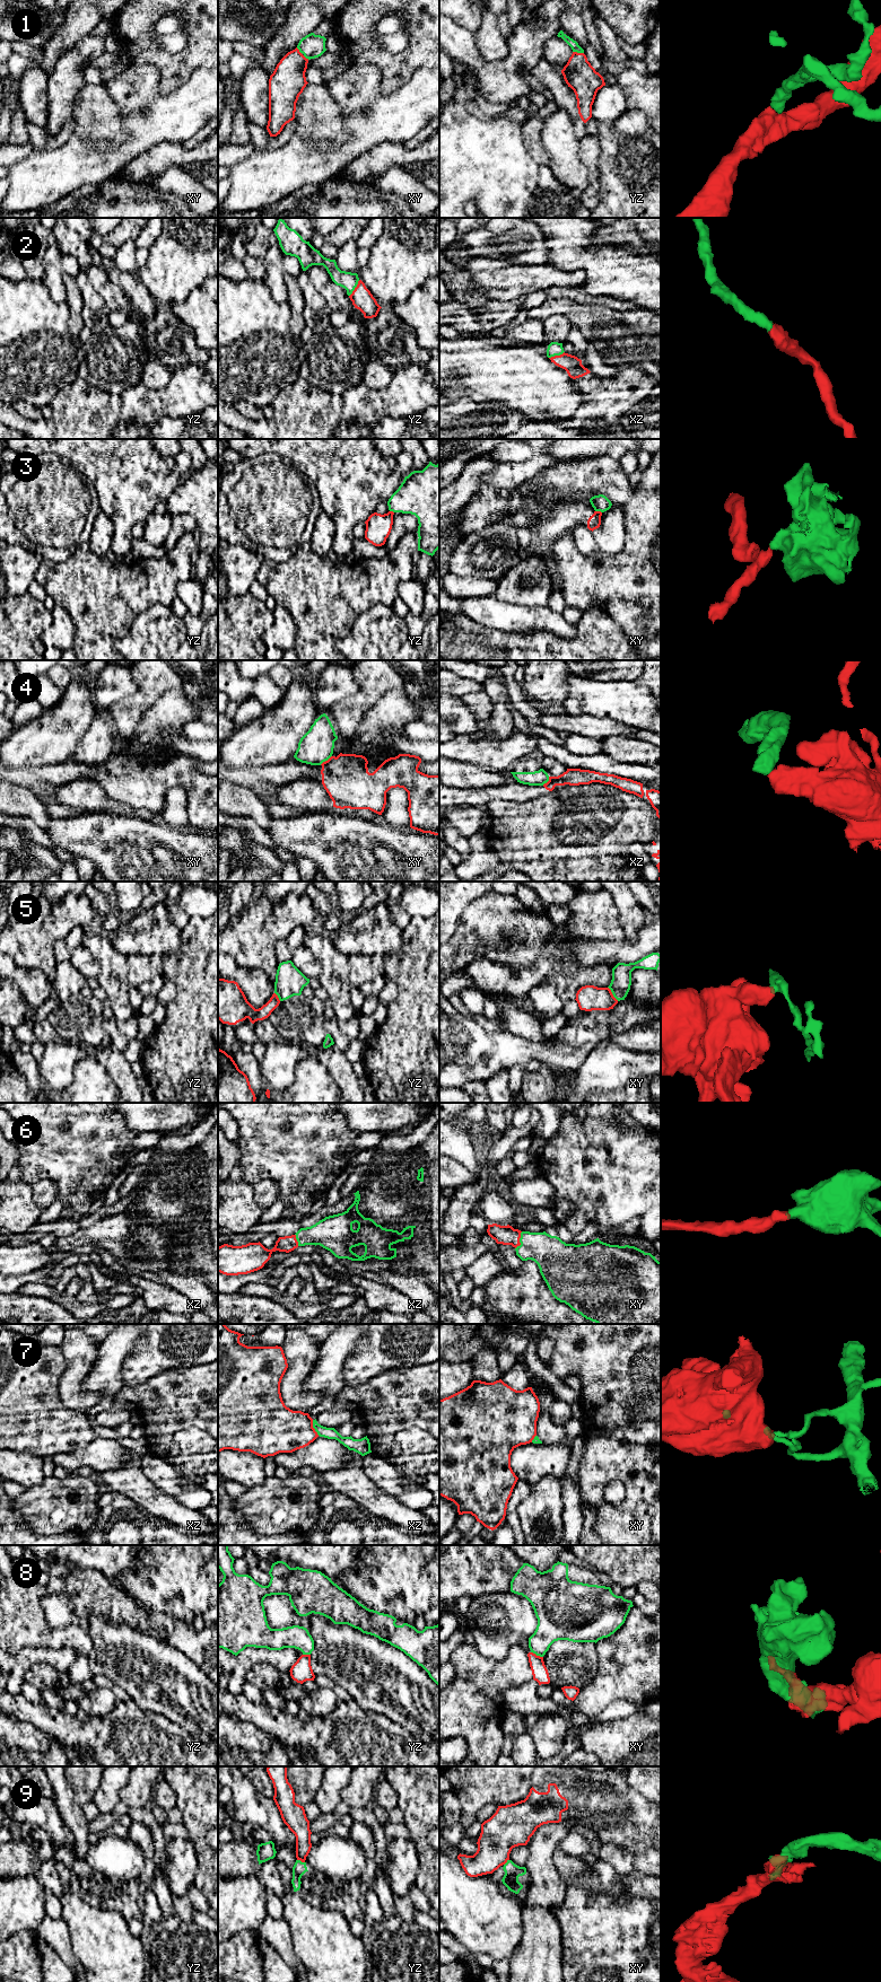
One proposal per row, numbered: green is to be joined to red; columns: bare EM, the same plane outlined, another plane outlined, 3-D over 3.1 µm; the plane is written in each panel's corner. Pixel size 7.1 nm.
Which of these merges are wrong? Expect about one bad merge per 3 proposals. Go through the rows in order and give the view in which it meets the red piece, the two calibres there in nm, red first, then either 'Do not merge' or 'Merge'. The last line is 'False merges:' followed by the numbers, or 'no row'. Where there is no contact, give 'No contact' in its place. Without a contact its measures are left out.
1: Touches red in yz. Thickness 220 nm (red) against 60 nm. Merge
2: Touches red in yz. Thickness 150 nm (red) against 120 nm. Merge
3: Touches red in xy. Thickness 90 nm (red) against 120 nm. Do not merge
4: Touches red in xy. Thickness 340 nm (red) against 240 nm. Do not merge
5: Touches red in xy. Thickness 180 nm (red) against 140 nm. Do not merge
6: Touches red in xy. Thickness 140 nm (red) against 240 nm. Merge
7: Touches red in xz. Thickness 340 nm (red) against 80 nm. Do not merge
8: Touches red in xy. Thickness 110 nm (red) against 220 nm. Do not merge
9: Touches red in yz. Thickness 140 nm (red) against 100 nm. Do not merge
False merges: 3, 4, 5, 7, 8, 9

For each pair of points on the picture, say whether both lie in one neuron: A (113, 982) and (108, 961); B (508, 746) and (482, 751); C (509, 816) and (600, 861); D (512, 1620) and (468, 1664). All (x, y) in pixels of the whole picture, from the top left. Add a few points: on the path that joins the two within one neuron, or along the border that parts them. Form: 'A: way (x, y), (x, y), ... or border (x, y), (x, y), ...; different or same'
A: way (113, 976), (113, 966); same
B: way (502, 751), (489, 751); same
C: way (532, 836), (577, 842); same
D: border (474, 1647), (485, 1656), (496, 1660), (506, 1658); different

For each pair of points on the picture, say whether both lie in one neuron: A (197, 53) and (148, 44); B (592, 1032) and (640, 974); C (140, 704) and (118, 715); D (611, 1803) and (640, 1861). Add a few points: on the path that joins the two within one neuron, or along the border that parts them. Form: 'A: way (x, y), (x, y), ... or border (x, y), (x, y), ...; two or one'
A: way (184, 59), (163, 59), (160, 56); one
B: border (625, 999), (639, 1007), (648, 1008); two
C: way (134, 706), (123, 715); one
D: way (620, 1817), (640, 1838), (640, 1847); one

